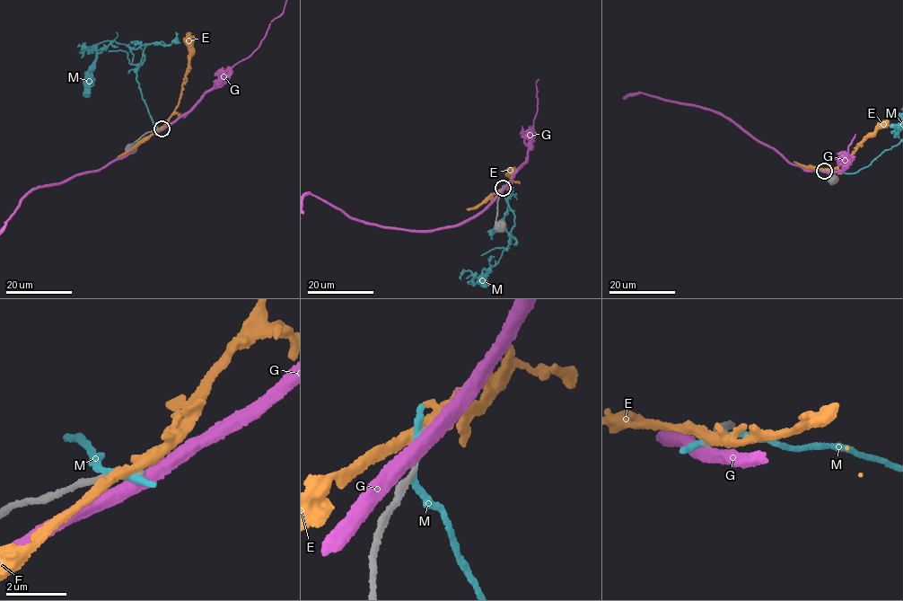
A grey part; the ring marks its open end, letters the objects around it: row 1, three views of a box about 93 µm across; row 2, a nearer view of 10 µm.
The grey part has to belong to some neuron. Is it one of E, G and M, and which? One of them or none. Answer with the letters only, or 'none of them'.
none of them

